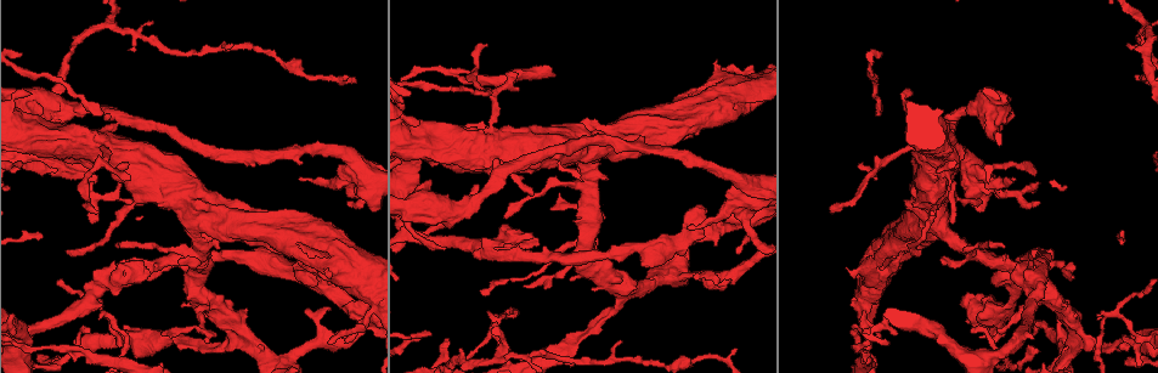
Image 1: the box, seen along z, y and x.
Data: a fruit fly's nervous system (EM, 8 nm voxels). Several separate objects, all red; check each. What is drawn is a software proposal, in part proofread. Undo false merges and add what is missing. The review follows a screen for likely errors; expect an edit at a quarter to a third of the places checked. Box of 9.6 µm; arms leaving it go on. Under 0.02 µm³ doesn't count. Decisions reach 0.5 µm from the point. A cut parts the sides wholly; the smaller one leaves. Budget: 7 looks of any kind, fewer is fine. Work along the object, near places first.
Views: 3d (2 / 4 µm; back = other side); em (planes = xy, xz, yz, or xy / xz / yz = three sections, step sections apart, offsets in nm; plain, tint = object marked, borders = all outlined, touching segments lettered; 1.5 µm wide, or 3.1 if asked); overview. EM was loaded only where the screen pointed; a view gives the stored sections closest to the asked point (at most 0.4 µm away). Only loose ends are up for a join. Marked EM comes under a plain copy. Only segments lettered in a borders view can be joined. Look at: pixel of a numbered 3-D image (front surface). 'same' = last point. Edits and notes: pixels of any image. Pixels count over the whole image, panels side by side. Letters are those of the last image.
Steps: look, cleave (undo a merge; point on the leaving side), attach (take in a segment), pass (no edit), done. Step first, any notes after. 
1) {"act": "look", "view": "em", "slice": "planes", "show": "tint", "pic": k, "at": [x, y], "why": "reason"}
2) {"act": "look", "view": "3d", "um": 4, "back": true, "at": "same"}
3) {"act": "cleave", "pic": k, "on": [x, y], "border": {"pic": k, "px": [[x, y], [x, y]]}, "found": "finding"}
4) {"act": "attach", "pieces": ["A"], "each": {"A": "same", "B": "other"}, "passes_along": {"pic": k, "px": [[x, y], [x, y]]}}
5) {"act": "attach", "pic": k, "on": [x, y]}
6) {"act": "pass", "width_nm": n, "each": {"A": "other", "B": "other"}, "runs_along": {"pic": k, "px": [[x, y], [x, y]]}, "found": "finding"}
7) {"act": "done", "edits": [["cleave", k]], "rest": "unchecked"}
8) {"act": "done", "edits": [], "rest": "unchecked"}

{"act": "look", "view": "3d", "um": 4, "pic": 1, "at": [31, 93], "why": "long arm stops here"}

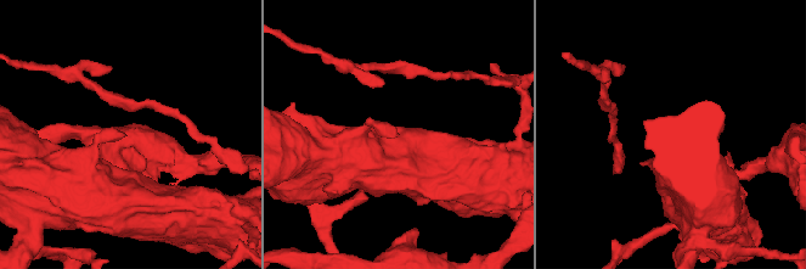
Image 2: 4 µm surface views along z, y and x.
{"act": "look", "view": "em", "slice": "xy", "step": 8, "show": "borders", "pic": 2, "at": [124, 136], "why": "now the EM"}

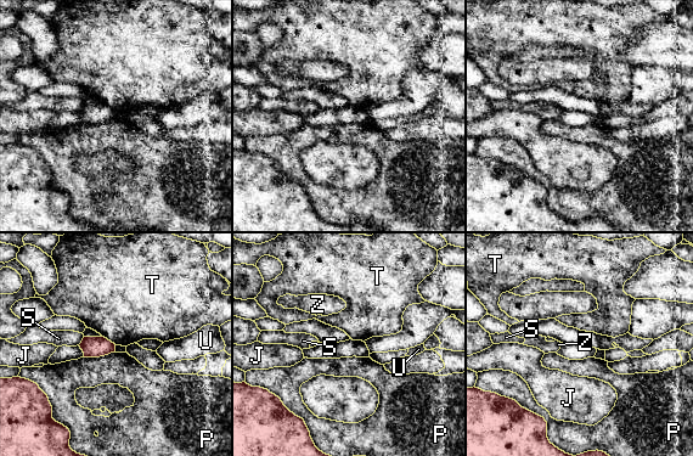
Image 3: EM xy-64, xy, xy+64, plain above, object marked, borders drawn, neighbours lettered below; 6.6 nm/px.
{"act": "look", "view": "em", "slice": "planes", "show": "borders", "at": "same", "why": "cut it another way"}

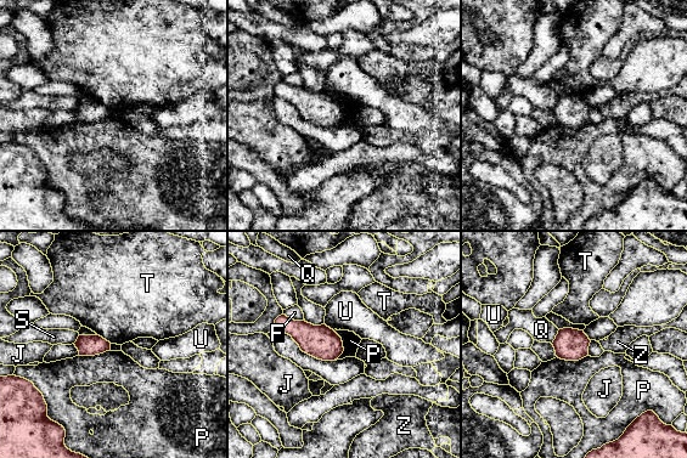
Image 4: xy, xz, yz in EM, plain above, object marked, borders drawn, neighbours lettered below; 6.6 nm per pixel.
{"act": "pass", "each": {"F": "other", "J": "other", "P": "other", "Q": "other", "S": "other", "T": "other", "U": "other", "Z": "other"}, "border": {"pic": 4, "px": [[333, 331], [343, 348], [336, 360]]}, "found": "none of them fits"}

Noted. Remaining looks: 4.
{"act": "look", "view": "3d", "um": 4, "pic": 1, "at": [105, 151], "why": "calibre changes"}

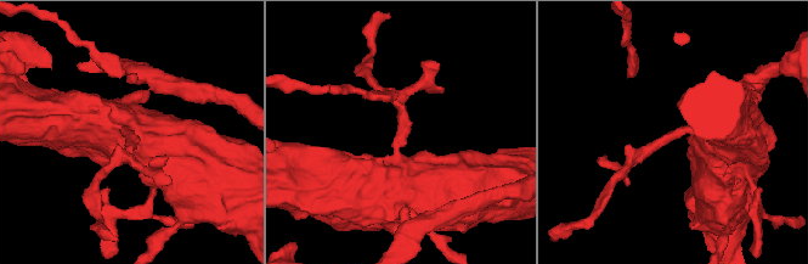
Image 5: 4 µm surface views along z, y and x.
{"act": "look", "view": "em", "slice": "planes", "show": "borders", "pic": 5, "at": [397, 144], "arm_widths_nm": [180, 700]}

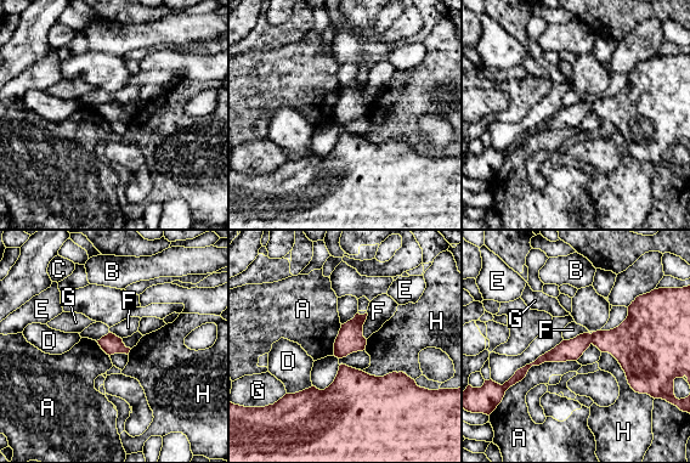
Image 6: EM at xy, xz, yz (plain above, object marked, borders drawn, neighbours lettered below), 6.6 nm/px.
{"act": "pass", "longest_contact_nm": ["A", 500], "each": {"A": "other", "B": "other", "C": "other", "D": "other", "E": "other", "F": "other", "G": "other", "H": "other"}, "runs_along": {"pic": 6, "px": [[651, 340], [584, 340], [530, 365], [514, 379]]}, "found": "continuous, no second neuron"}

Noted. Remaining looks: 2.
{"act": "look", "view": "em", "slice": "yz", "step": 8, "show": "tint", "pic": 1, "at": [94, 213], "why": "free end"}

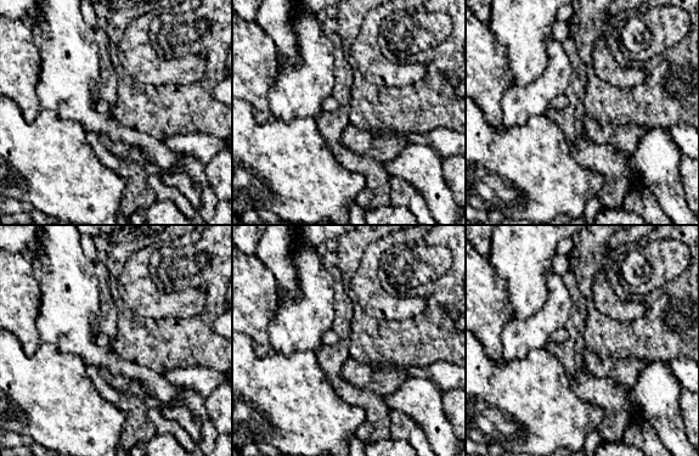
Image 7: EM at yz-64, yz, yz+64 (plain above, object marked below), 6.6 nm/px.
{"act": "look", "view": "em", "slice": "planes", "show": "borders", "at": "same"}

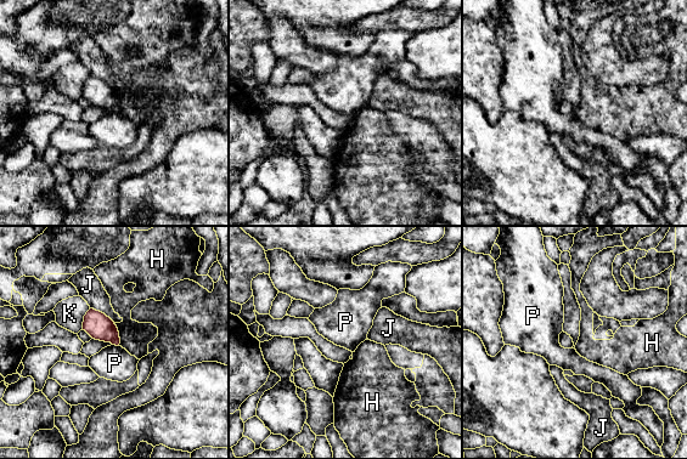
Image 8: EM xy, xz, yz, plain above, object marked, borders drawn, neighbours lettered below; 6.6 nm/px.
{"act": "pass", "each": {"H": "other", "J": "other", "K": "other", "P": "other"}, "border": {"pic": 8, "px": [[112, 344], [118, 346]]}, "found": "no lettered segment goes on from it"}

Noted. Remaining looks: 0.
{"act": "done", "edits": [], "rest": "unchecked"}

